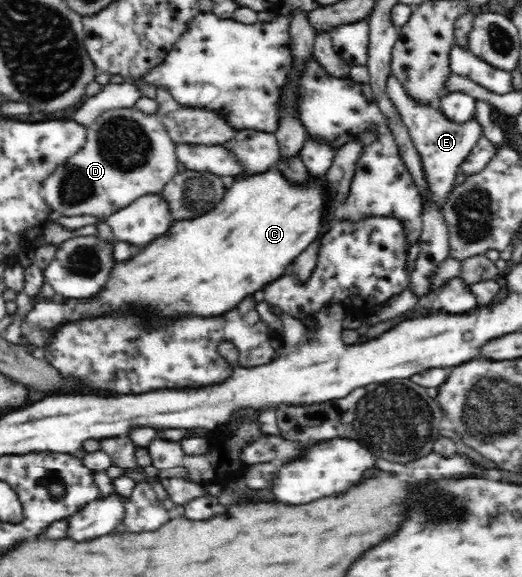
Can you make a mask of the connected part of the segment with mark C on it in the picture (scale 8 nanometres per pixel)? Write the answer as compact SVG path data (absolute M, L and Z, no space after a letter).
M274 167L249 177L239 177L226 190L222 202L216 204L210 212L193 219L175 221L162 236L149 242L134 258L117 262L108 282L95 296L86 299L65 299L60 296L38 298L22 322L22 337L25 342L43 348L46 352L50 338L60 326L104 314L118 314L120 310L126 310L127 305L144 305L146 310L156 310L162 318L170 318L174 312L200 312L204 317L230 312L238 307L244 297L263 290L270 281L289 272L297 256L314 243L322 230L327 229L334 206L335 197L324 175L307 176L305 181L290 181L285 173Z

